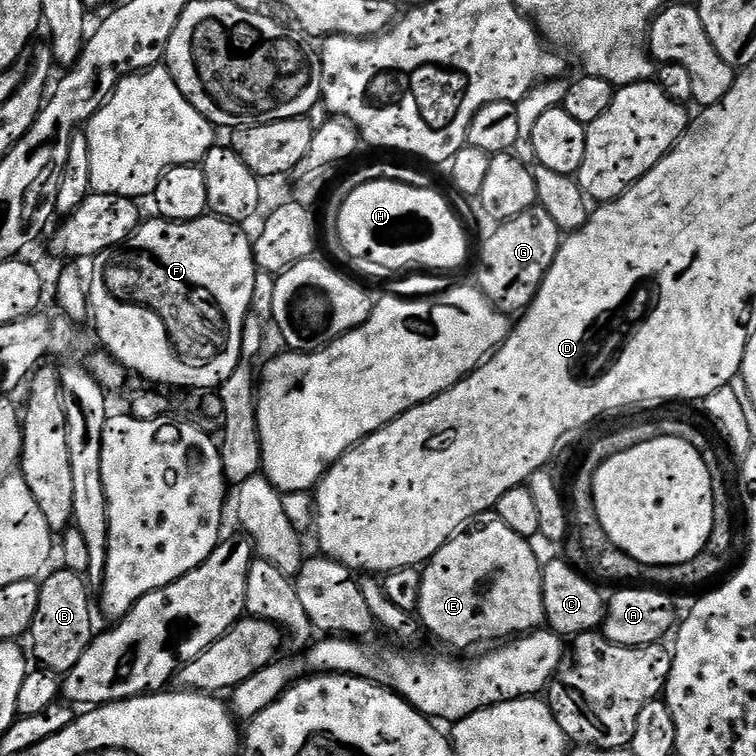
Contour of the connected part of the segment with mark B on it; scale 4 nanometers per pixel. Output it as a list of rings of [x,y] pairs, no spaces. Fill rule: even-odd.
[[[67,570],[59,571],[49,571],[40,584],[38,614],[34,614],[30,633],[30,641],[32,640],[30,652],[35,663],[36,660],[40,663],[37,665],[41,669],[57,674],[66,674],[78,662],[78,658],[82,658],[82,654],[86,654],[92,641],[94,635],[94,629],[92,629],[94,600],[93,597],[92,600],[88,597],[90,585],[81,573]]]

